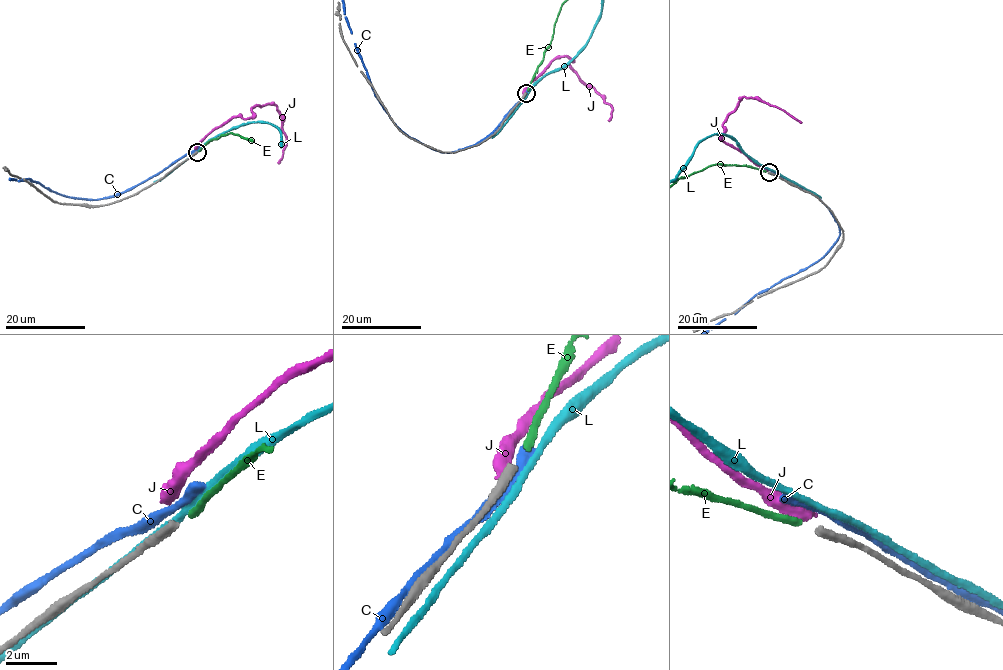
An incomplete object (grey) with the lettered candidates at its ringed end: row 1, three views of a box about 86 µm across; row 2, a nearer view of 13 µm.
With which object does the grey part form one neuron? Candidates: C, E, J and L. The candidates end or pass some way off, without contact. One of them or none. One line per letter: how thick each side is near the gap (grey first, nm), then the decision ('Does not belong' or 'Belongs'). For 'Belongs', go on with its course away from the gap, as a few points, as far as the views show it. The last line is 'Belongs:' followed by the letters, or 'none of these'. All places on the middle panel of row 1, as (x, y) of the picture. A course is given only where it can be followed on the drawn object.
C: Thickness 320 nm (grey) against 300 nm. Does not belong
E: Thickness 320 nm (grey) against 280 nm. Belongs
J: Thickness 320 nm (grey) against 480 nm. Does not belong
L: Thickness 320 nm (grey) against 240 nm. Does not belong
Belongs: E

